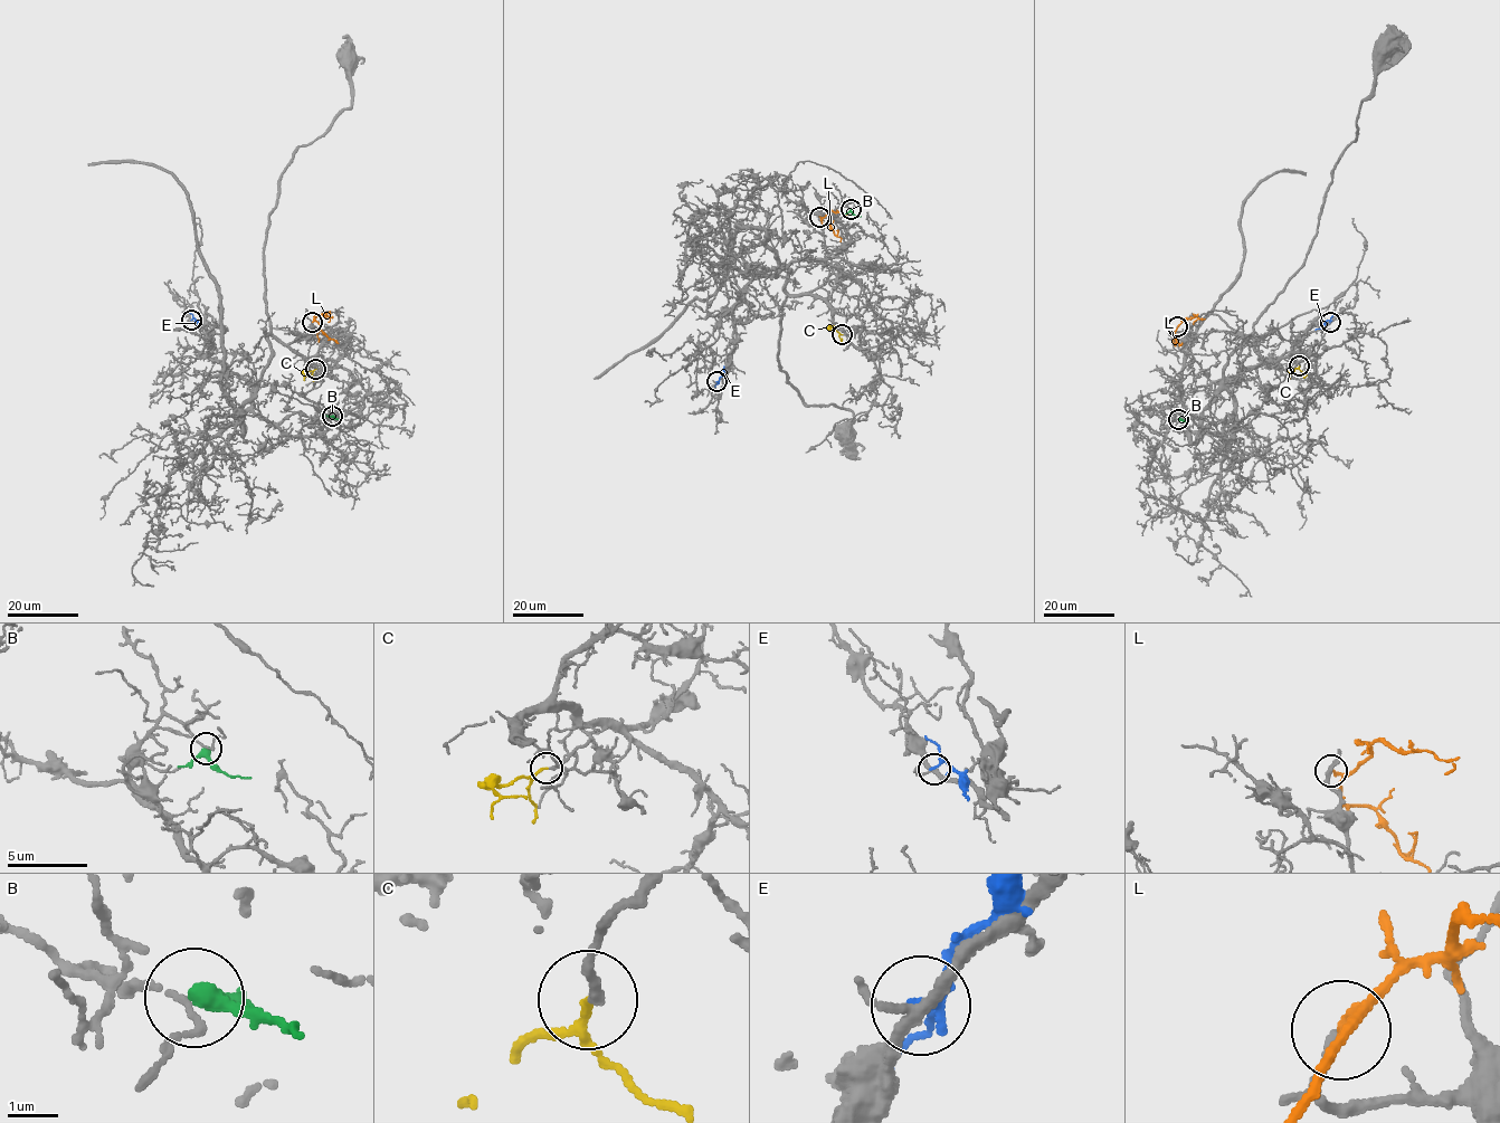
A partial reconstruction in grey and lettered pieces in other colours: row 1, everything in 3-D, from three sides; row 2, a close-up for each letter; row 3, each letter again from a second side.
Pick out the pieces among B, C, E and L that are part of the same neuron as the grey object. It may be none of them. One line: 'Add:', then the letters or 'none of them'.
Add: C

